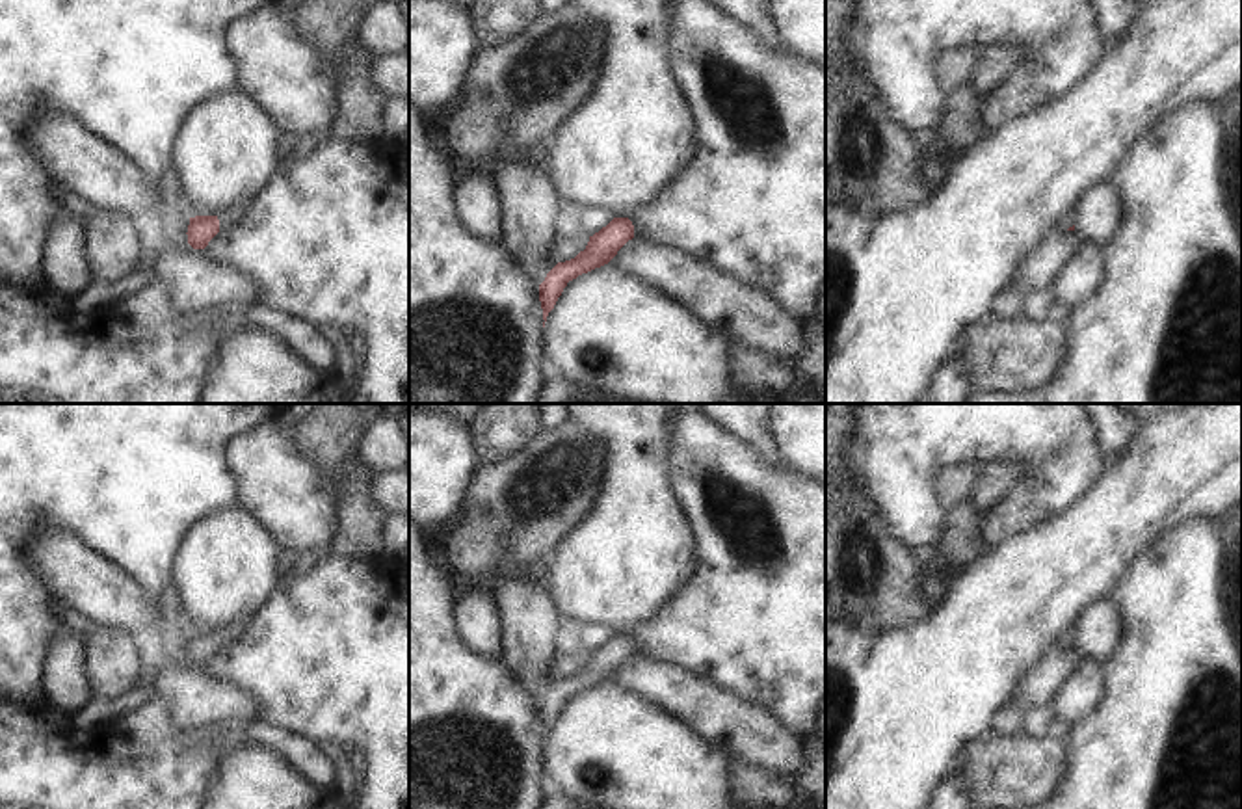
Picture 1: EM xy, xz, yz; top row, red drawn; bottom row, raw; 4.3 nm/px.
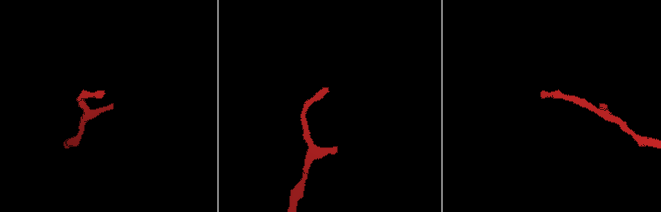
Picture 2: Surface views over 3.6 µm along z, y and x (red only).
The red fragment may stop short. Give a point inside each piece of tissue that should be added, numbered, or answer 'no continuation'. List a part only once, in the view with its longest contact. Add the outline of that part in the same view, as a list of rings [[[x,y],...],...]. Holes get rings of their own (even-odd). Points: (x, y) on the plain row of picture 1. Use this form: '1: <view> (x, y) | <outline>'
1: xy (229, 633) | [[[247,619],[232,621],[231,625],[225,625],[223,629],[219,629],[218,630],[219,645],[234,642],[242,634],[245,623]]]

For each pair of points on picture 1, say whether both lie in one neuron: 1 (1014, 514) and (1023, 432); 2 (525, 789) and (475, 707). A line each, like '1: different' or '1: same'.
1: same
2: same

